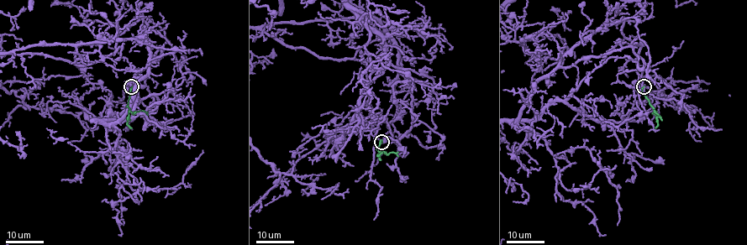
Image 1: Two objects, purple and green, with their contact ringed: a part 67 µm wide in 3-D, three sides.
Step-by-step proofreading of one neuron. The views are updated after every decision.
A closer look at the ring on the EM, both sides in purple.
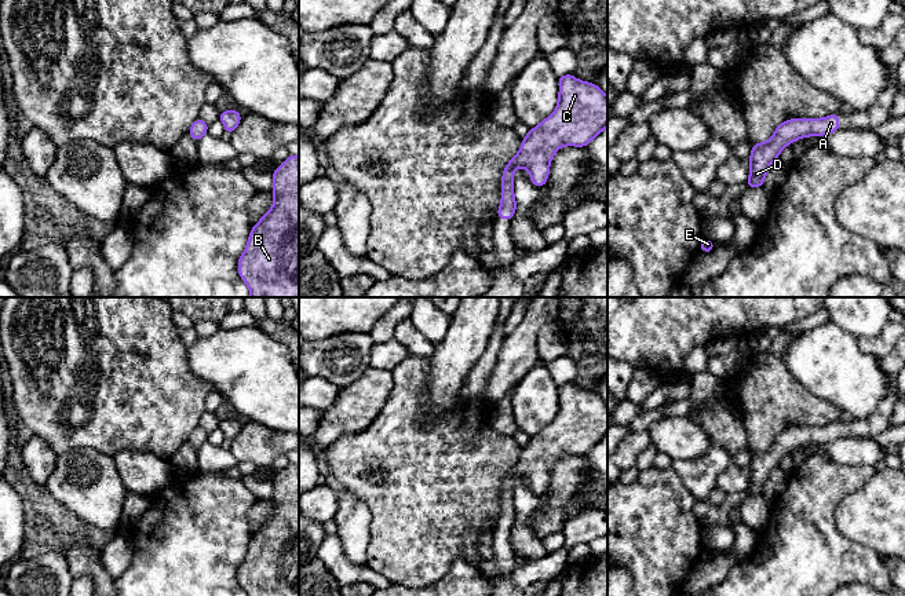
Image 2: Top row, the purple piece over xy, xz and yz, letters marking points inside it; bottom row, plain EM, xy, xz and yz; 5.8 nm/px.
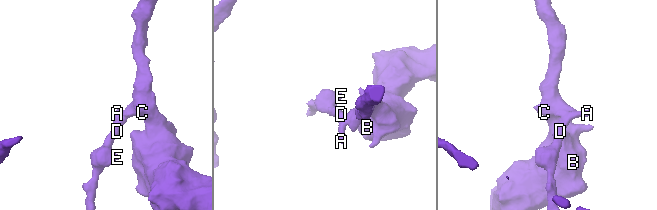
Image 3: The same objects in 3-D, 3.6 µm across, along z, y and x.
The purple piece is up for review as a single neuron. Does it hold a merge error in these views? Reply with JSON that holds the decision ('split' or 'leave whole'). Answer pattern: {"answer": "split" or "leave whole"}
{"answer": "leave whole"}

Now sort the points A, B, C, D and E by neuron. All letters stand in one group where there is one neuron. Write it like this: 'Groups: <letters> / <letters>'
Groups: A B C D E

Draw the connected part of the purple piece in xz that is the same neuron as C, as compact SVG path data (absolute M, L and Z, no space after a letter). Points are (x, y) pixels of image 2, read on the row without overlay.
M565 383L558 385L559 405L554 421L522 447L521 457L503 479L501 511L496 526L512 529L517 511L512 486L517 476L530 480L530 490L541 497L550 471L561 454L585 456L607 435L607 405L596 392Z

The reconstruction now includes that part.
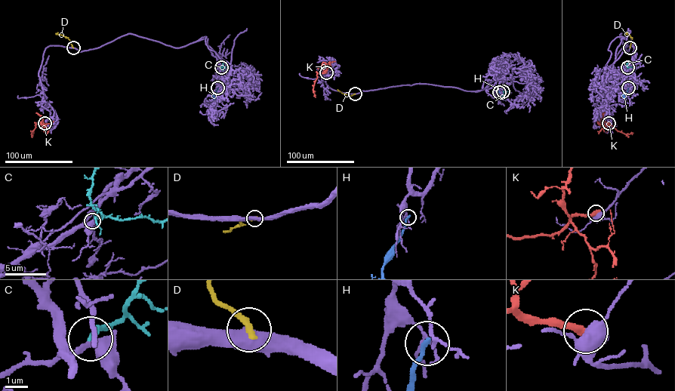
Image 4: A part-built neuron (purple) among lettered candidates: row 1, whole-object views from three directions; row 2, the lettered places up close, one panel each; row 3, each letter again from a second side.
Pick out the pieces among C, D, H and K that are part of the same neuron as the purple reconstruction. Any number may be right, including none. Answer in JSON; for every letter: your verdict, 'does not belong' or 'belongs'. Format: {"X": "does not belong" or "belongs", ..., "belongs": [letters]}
{"C": "belongs", "D": "does not belong", "H": "does not belong", "K": "does not belong", "belongs": ["C"]}

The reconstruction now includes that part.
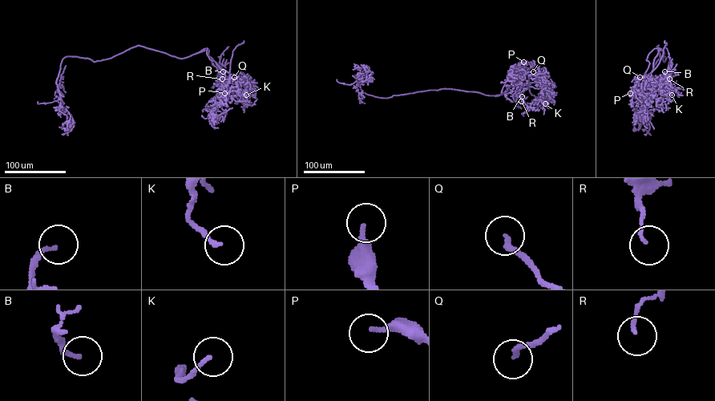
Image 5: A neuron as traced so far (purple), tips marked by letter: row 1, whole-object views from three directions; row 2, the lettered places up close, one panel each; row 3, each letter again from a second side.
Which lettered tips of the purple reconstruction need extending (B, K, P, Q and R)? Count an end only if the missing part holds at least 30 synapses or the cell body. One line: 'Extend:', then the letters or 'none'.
Extend: P, Q

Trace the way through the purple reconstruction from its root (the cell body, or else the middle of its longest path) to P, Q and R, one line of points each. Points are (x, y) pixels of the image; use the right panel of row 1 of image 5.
P: (658, 50), (661, 58), (664, 56), (659, 50), (652, 70), (642, 83), (642, 96), (638, 98), (630, 93)
Q: (658, 50), (661, 58), (664, 56), (659, 50), (652, 70), (642, 83), (643, 96), (635, 91), (640, 77)
R: (658, 50), (664, 56), (660, 48), (649, 53), (642, 82), (664, 75), (669, 78)

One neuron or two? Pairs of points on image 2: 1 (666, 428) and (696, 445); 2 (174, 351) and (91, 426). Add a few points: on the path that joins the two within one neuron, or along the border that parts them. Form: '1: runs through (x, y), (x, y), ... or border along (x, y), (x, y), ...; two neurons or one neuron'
1: runs through (672, 435), (689, 441); one neuron
2: runs through (153, 364), (112, 405); one neuron

